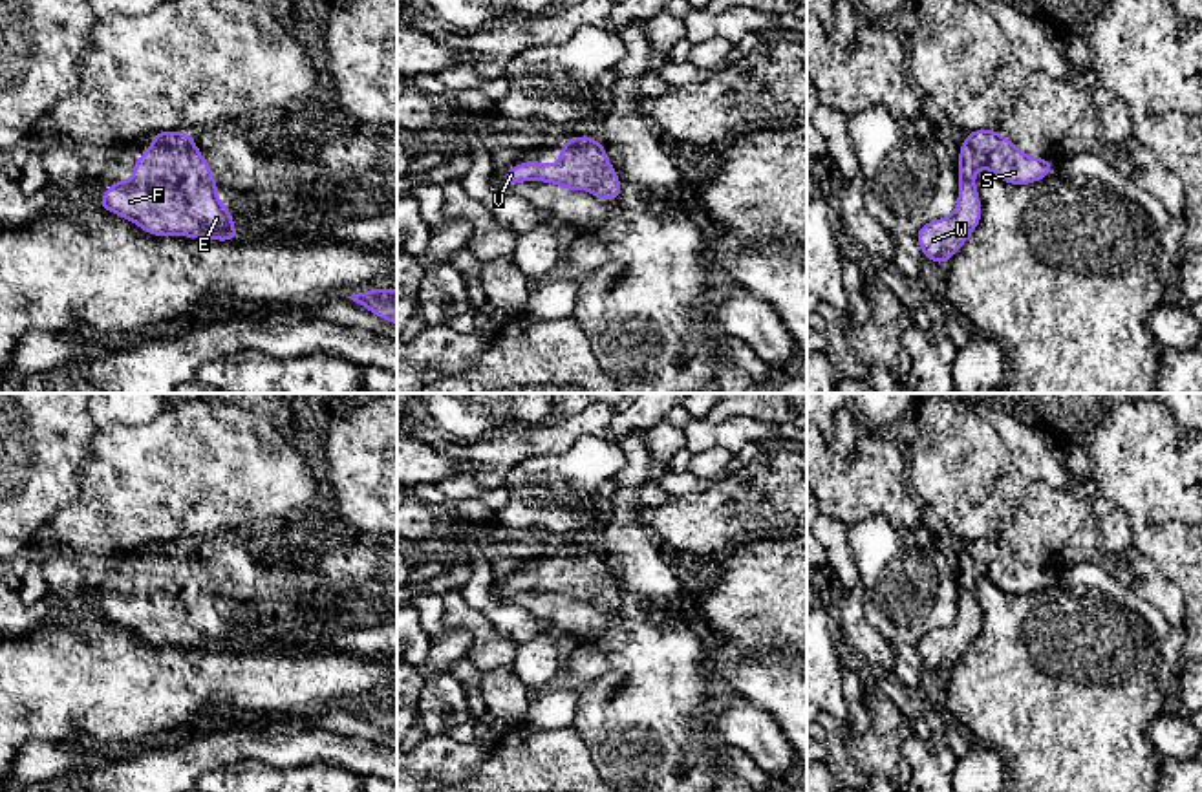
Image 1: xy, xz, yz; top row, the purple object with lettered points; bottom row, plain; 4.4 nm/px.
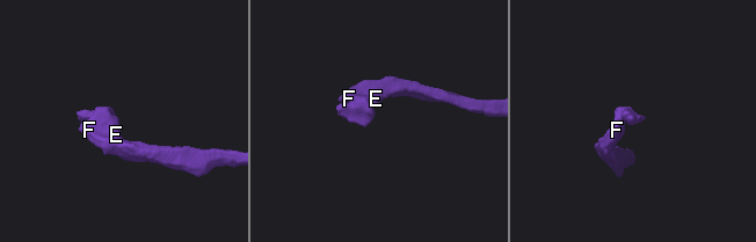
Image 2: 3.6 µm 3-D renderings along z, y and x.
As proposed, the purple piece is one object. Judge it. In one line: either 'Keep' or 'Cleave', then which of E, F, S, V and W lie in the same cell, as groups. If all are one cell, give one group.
Keep. Groups: E F S V W

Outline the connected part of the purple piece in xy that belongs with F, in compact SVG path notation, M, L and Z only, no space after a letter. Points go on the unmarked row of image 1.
M156 541L150 549L154 554L139 569L134 569L132 589L110 593L97 616L130 629L152 646L238 649L232 622L218 609L220 596L207 569L194 554L194 545L187 541Z

